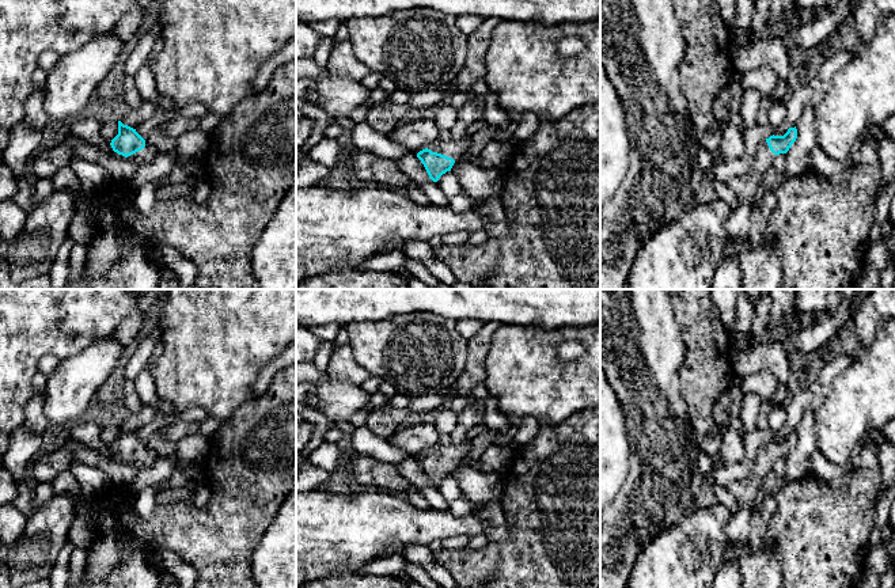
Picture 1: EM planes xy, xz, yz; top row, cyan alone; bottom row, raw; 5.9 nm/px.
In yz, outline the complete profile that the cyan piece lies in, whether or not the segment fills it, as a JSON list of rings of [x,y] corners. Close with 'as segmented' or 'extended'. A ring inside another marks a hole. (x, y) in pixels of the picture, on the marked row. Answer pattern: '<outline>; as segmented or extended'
[[[796,126],[789,128],[784,136],[770,136],[758,145],[751,168],[728,181],[729,189],[737,198],[737,206],[731,210],[724,224],[725,249],[713,274],[710,289],[743,289],[736,246],[748,236],[751,229],[752,201],[765,172],[773,166],[774,156],[786,153],[796,139]]]; extended

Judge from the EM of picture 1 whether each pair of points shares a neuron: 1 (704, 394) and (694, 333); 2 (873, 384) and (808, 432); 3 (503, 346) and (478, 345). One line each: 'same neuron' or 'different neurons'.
1: same neuron
2: different neurons
3: different neurons

